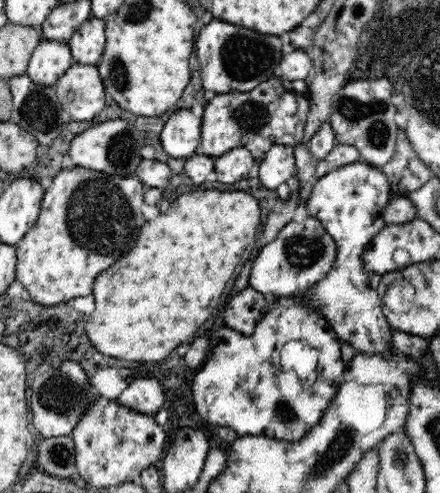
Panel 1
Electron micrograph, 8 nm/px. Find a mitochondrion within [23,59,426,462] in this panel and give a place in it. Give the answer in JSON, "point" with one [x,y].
{"point":[99,219]}

